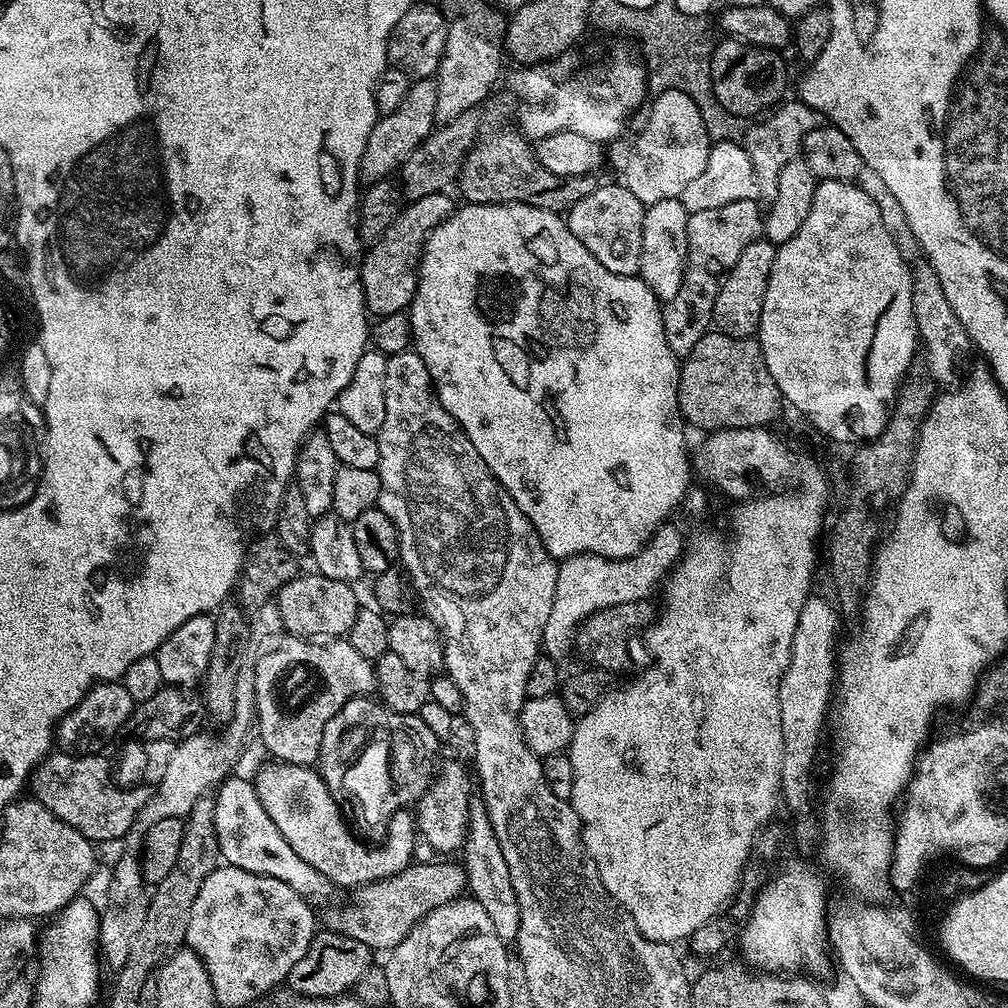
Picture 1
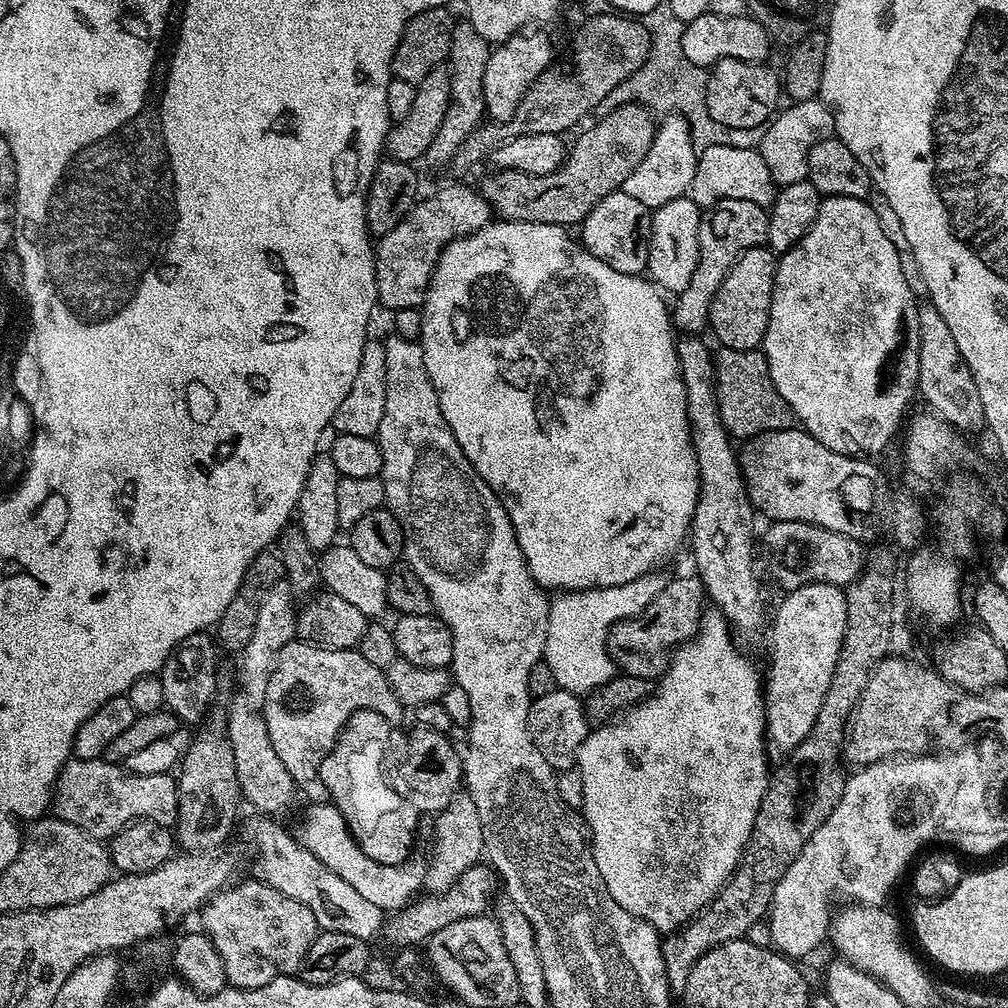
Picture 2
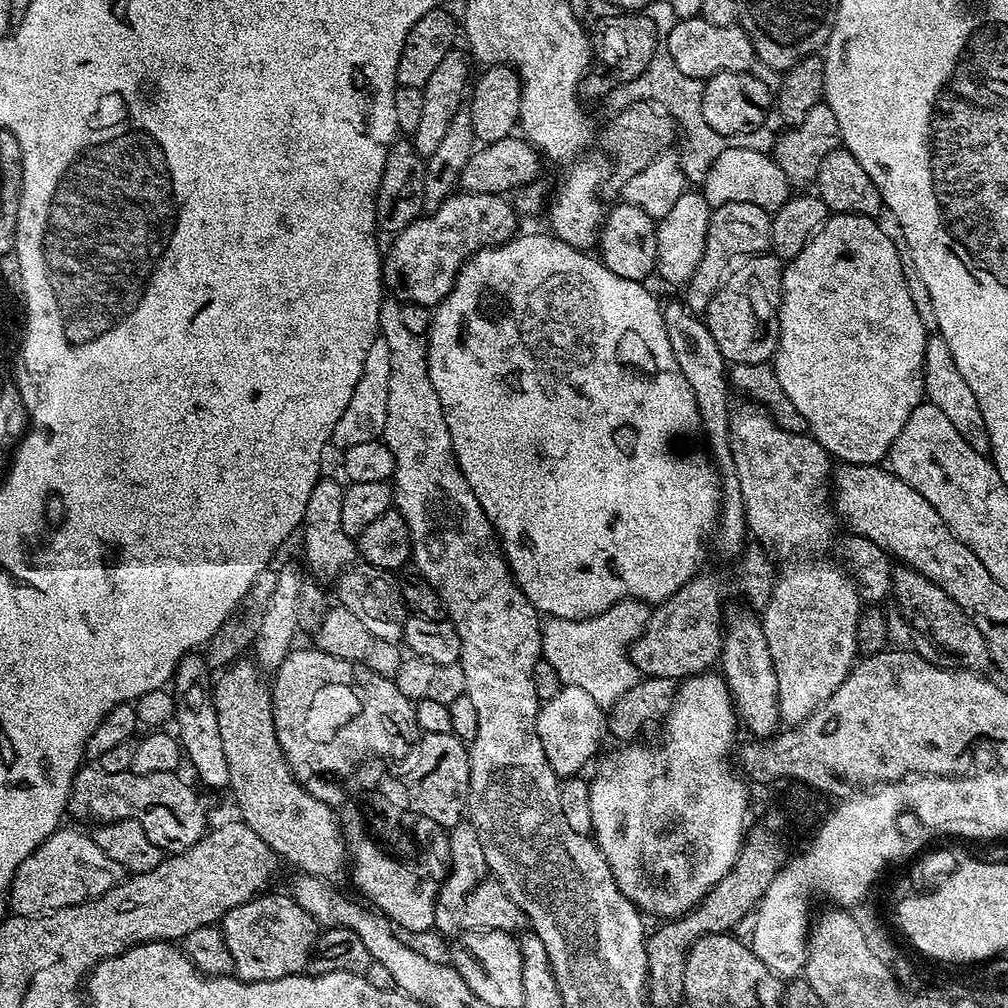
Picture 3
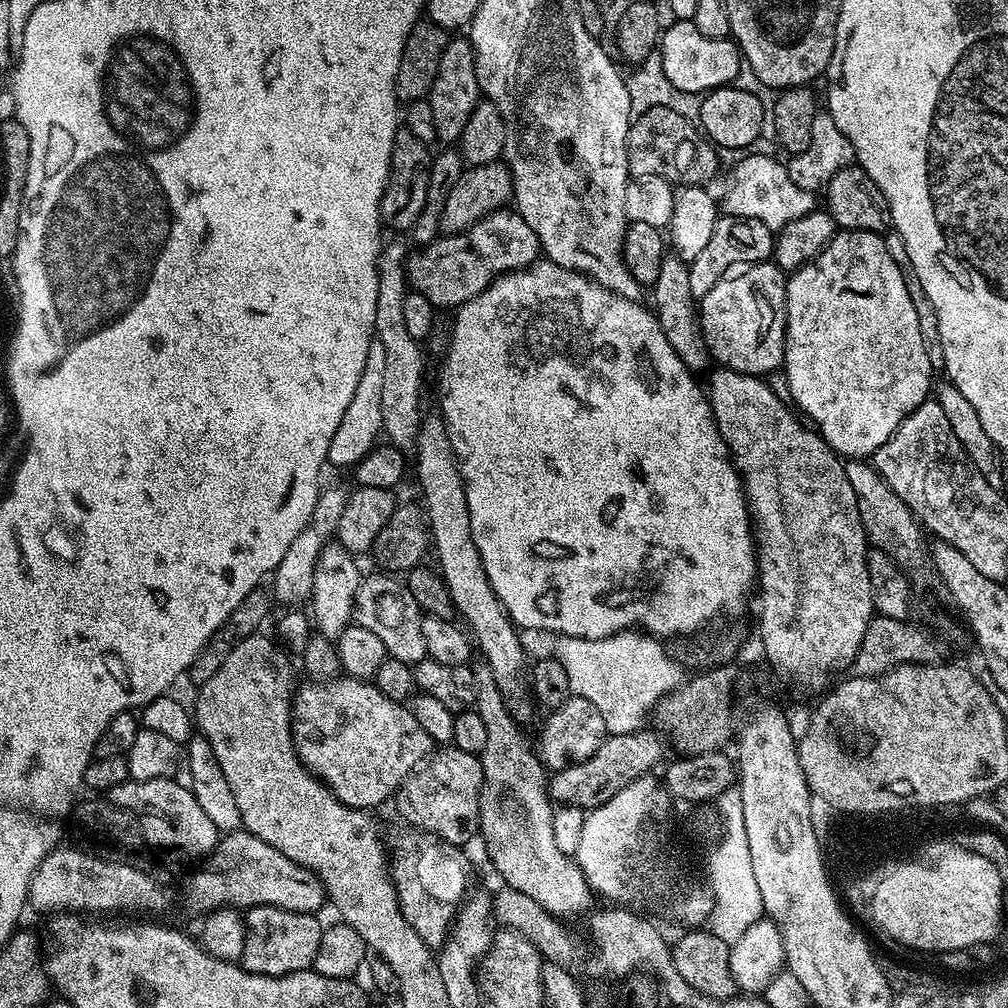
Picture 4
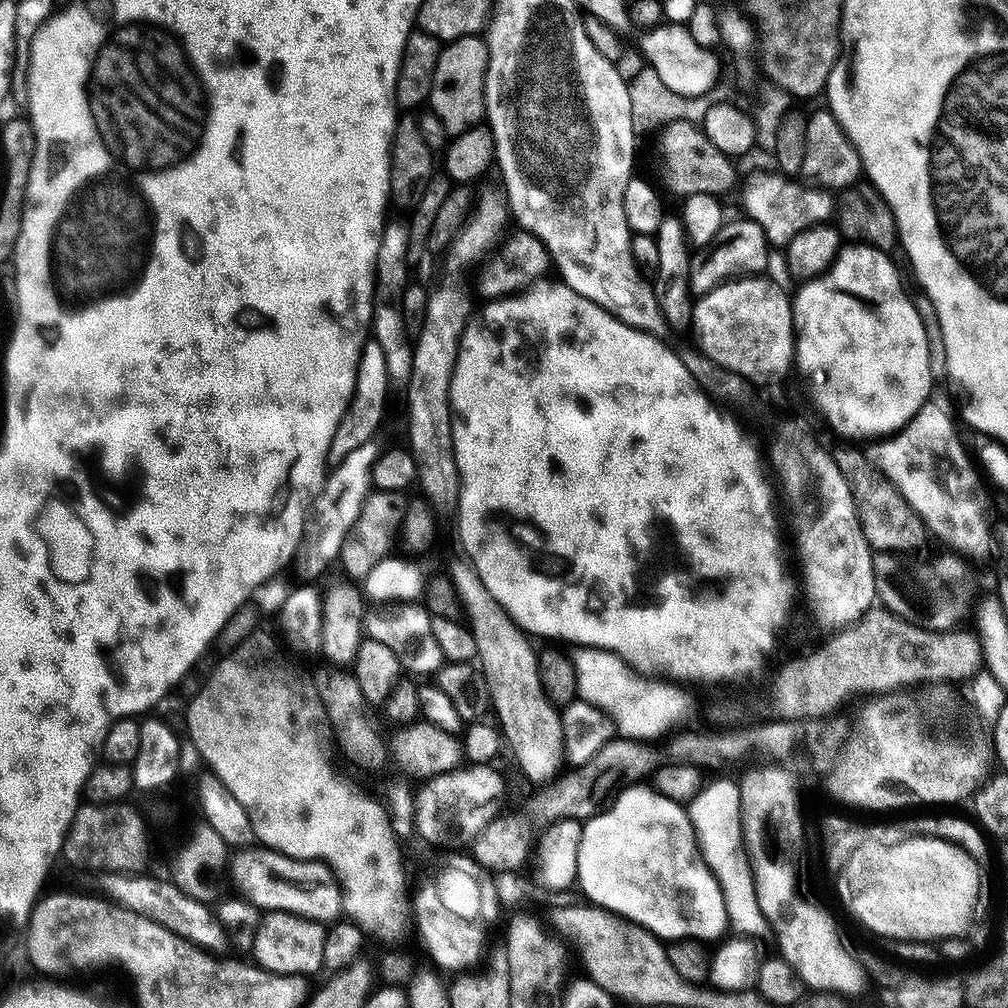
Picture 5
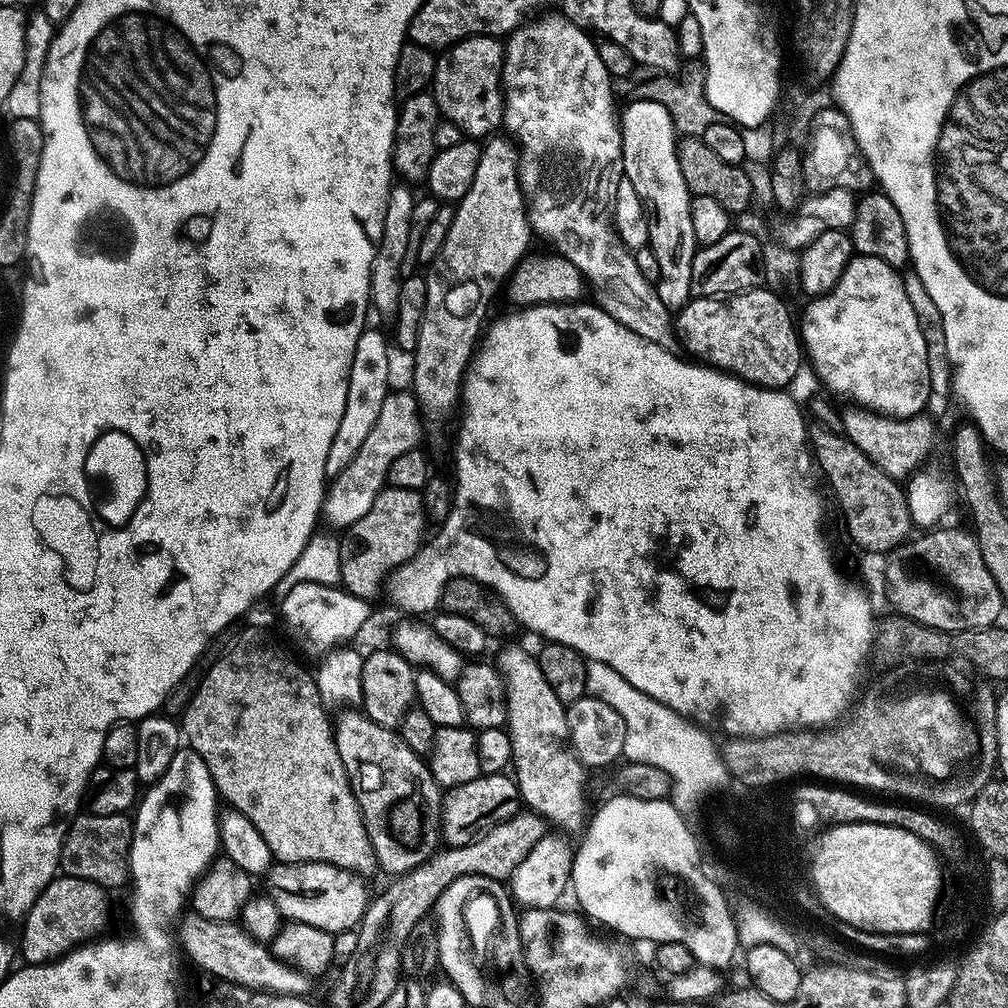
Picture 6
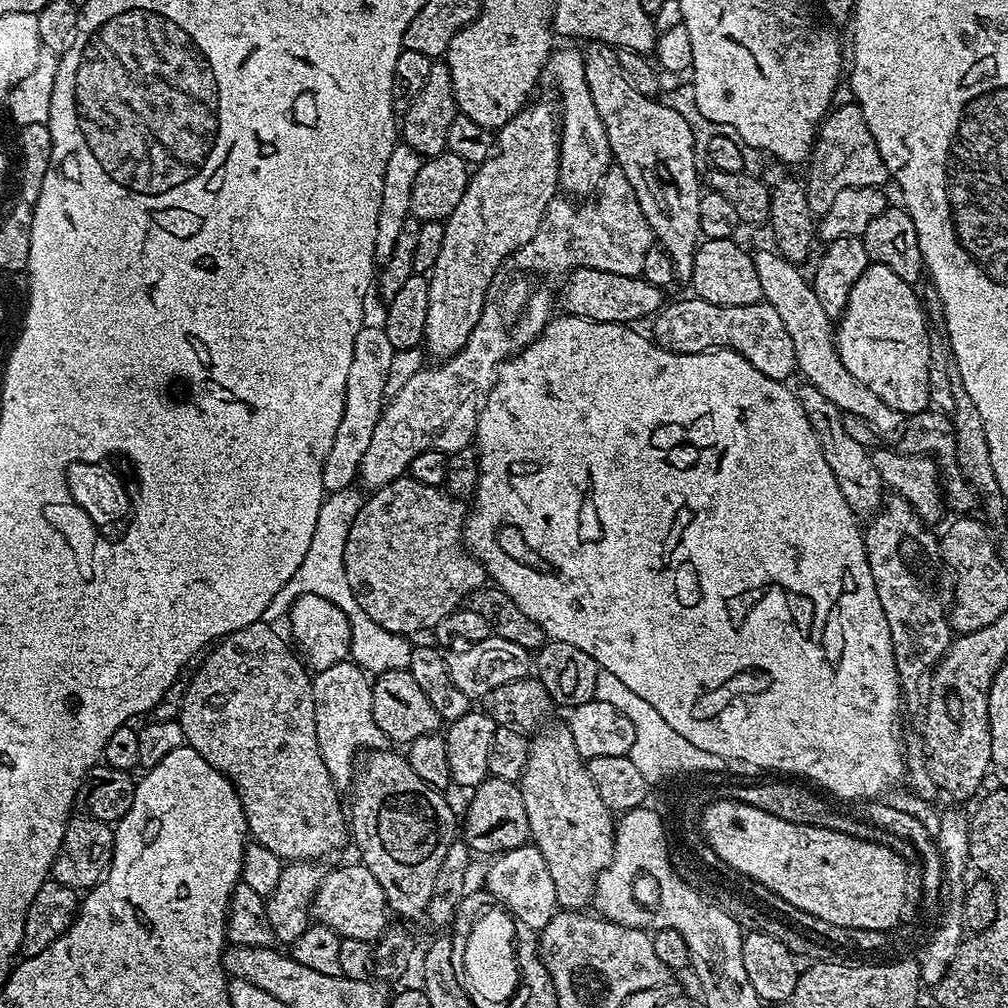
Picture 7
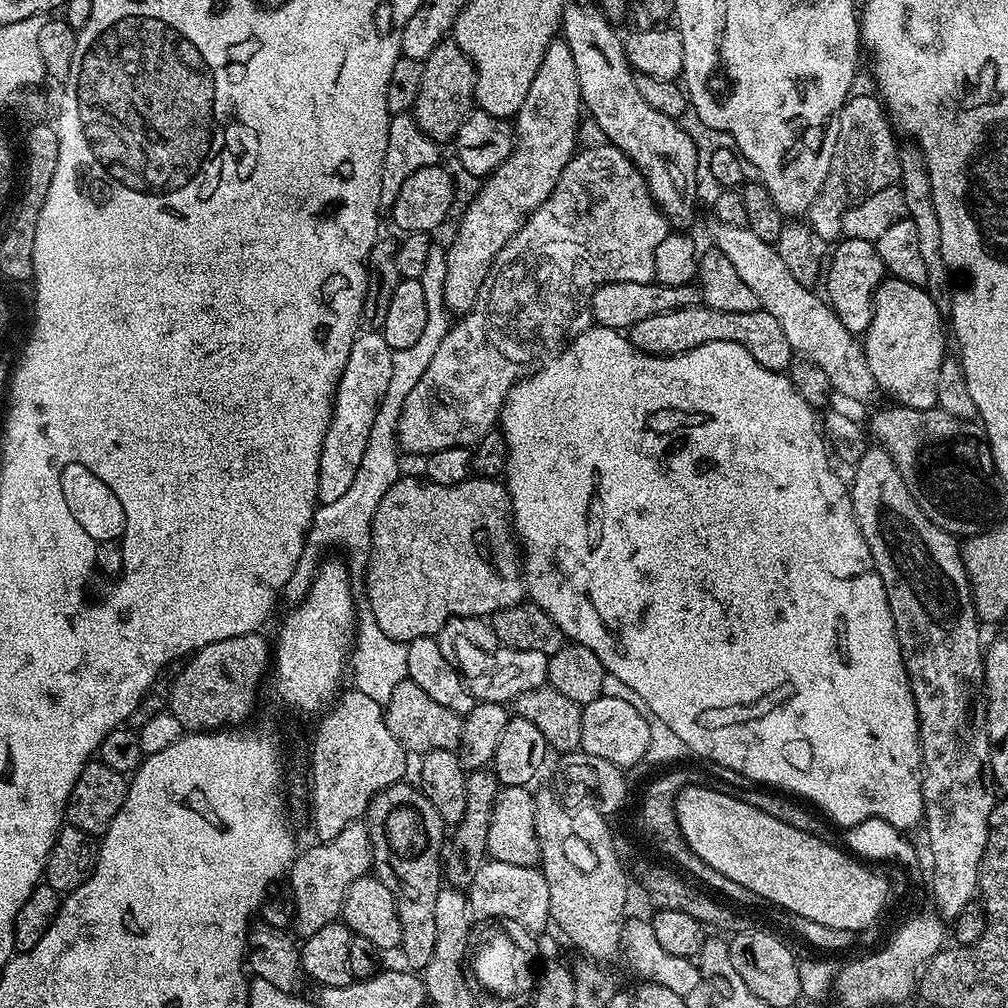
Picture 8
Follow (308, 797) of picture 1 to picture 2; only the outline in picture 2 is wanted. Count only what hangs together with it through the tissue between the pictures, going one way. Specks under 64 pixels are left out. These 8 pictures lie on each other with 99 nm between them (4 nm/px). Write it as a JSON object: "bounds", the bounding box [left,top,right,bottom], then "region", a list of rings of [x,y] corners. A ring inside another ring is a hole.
{"bounds":[298,803,426,913],"region":[[[309,803],[307,807],[300,832],[298,831],[298,839],[302,847],[310,850],[310,854],[314,854],[314,858],[322,862],[322,866],[334,870],[334,874],[338,874],[342,882],[350,882],[350,886],[354,886],[354,890],[358,890],[362,898],[374,902],[374,906],[383,908],[385,913],[398,912],[417,899],[421,891],[419,888],[423,889],[426,884],[425,861],[409,858],[403,864],[379,865],[378,862],[371,861],[356,844],[351,829],[333,803]]]}

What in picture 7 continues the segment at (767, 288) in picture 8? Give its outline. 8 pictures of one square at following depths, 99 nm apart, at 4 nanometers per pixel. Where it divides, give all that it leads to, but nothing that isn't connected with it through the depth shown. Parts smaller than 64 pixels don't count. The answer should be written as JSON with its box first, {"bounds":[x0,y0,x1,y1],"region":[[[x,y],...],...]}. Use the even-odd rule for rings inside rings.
{"bounds":[754,250,906,437],"region":[[[775,250],[757,251],[754,259],[758,282],[762,282],[763,303],[774,306],[774,310],[778,310],[778,318],[782,318],[786,325],[790,342],[794,342],[794,358],[799,375],[804,375],[807,383],[817,387],[819,393],[831,400],[841,414],[854,414],[862,418],[862,422],[869,424],[881,437],[891,432],[899,433],[906,423],[904,413],[886,406],[886,402],[874,394],[874,390],[862,386],[862,382],[858,382],[858,378],[854,378],[846,366],[842,366],[842,358],[838,358],[836,349],[833,321],[828,319],[826,310],[822,310],[818,303],[818,294],[814,294],[809,277],[803,276],[797,265],[782,258]]]}

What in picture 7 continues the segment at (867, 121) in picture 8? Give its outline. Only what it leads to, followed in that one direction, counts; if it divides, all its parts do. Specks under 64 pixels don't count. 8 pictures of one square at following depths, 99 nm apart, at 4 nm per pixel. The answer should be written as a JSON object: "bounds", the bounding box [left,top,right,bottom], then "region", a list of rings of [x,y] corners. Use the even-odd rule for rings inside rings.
{"bounds":[804,102,890,218],"region":[[[855,102],[844,104],[841,108],[833,107],[821,120],[807,168],[808,180],[804,184],[804,193],[810,202],[813,217],[816,218],[824,216],[826,210],[834,206],[834,198],[838,198],[842,190],[880,188],[890,180],[882,154],[878,154],[874,134],[870,134],[870,126],[866,126],[866,118]]]}

